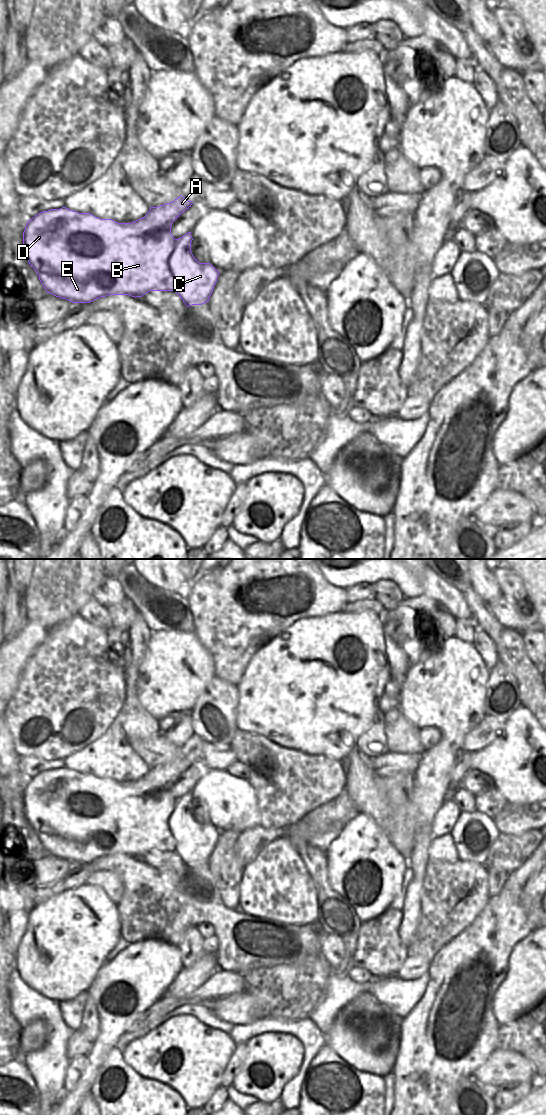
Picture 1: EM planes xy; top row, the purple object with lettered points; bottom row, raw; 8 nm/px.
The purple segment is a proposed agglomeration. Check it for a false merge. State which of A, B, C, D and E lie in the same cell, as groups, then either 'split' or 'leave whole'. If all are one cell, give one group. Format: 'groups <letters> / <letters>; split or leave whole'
groups A B D E / C; split

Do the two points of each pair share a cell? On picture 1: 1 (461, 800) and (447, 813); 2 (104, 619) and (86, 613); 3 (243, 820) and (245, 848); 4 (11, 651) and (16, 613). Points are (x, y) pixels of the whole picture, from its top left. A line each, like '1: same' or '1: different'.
1: different
2: same
3: different
4: different

